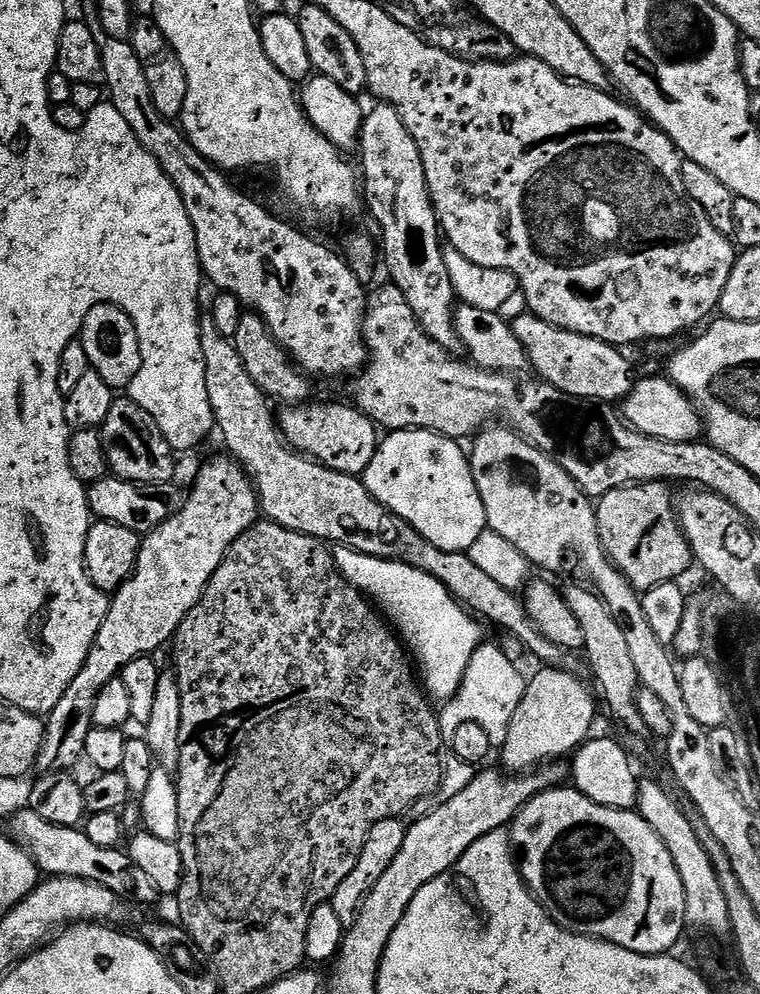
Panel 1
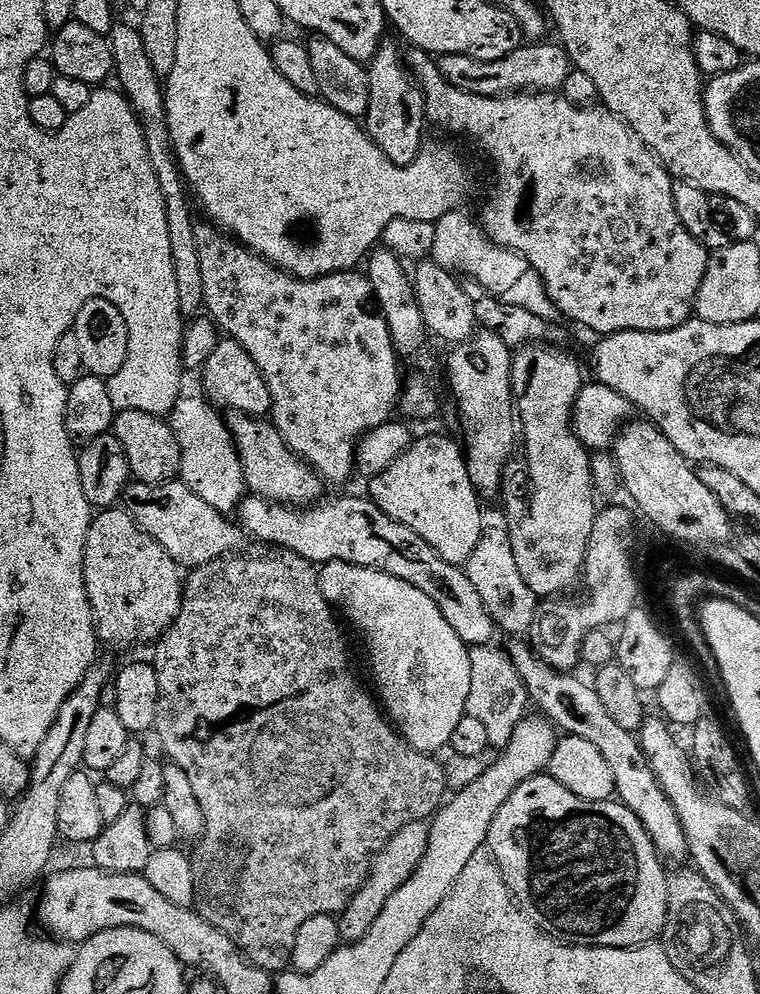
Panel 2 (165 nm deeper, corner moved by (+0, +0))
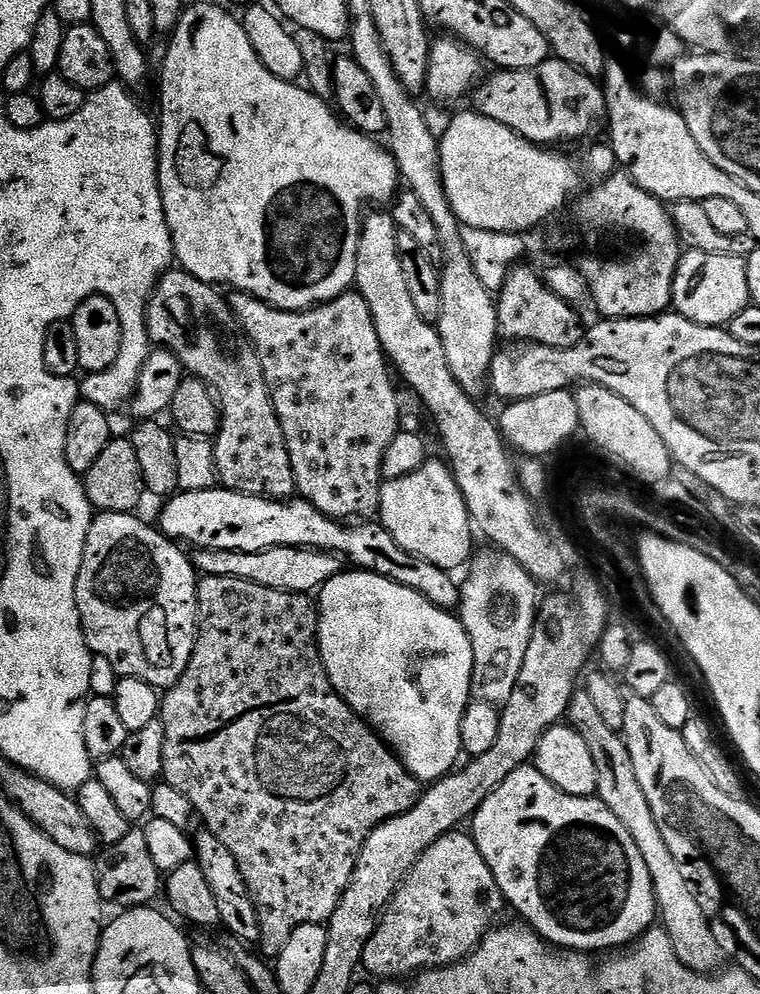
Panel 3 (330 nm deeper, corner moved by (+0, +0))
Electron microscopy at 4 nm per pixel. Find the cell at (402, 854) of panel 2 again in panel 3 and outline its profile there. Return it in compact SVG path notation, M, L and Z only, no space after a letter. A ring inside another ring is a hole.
M464 830L447 832L442 838L438 838L438 842L434 842L434 846L421 854L416 865L400 883L398 891L393 894L381 915L380 925L366 942L363 971L384 976L380 978L408 978L425 970L458 964L493 931L497 923L495 920L505 908L506 901L502 890L498 882L494 882L494 874L490 866L486 866L486 858L482 858L482 850L478 850L475 840Z

